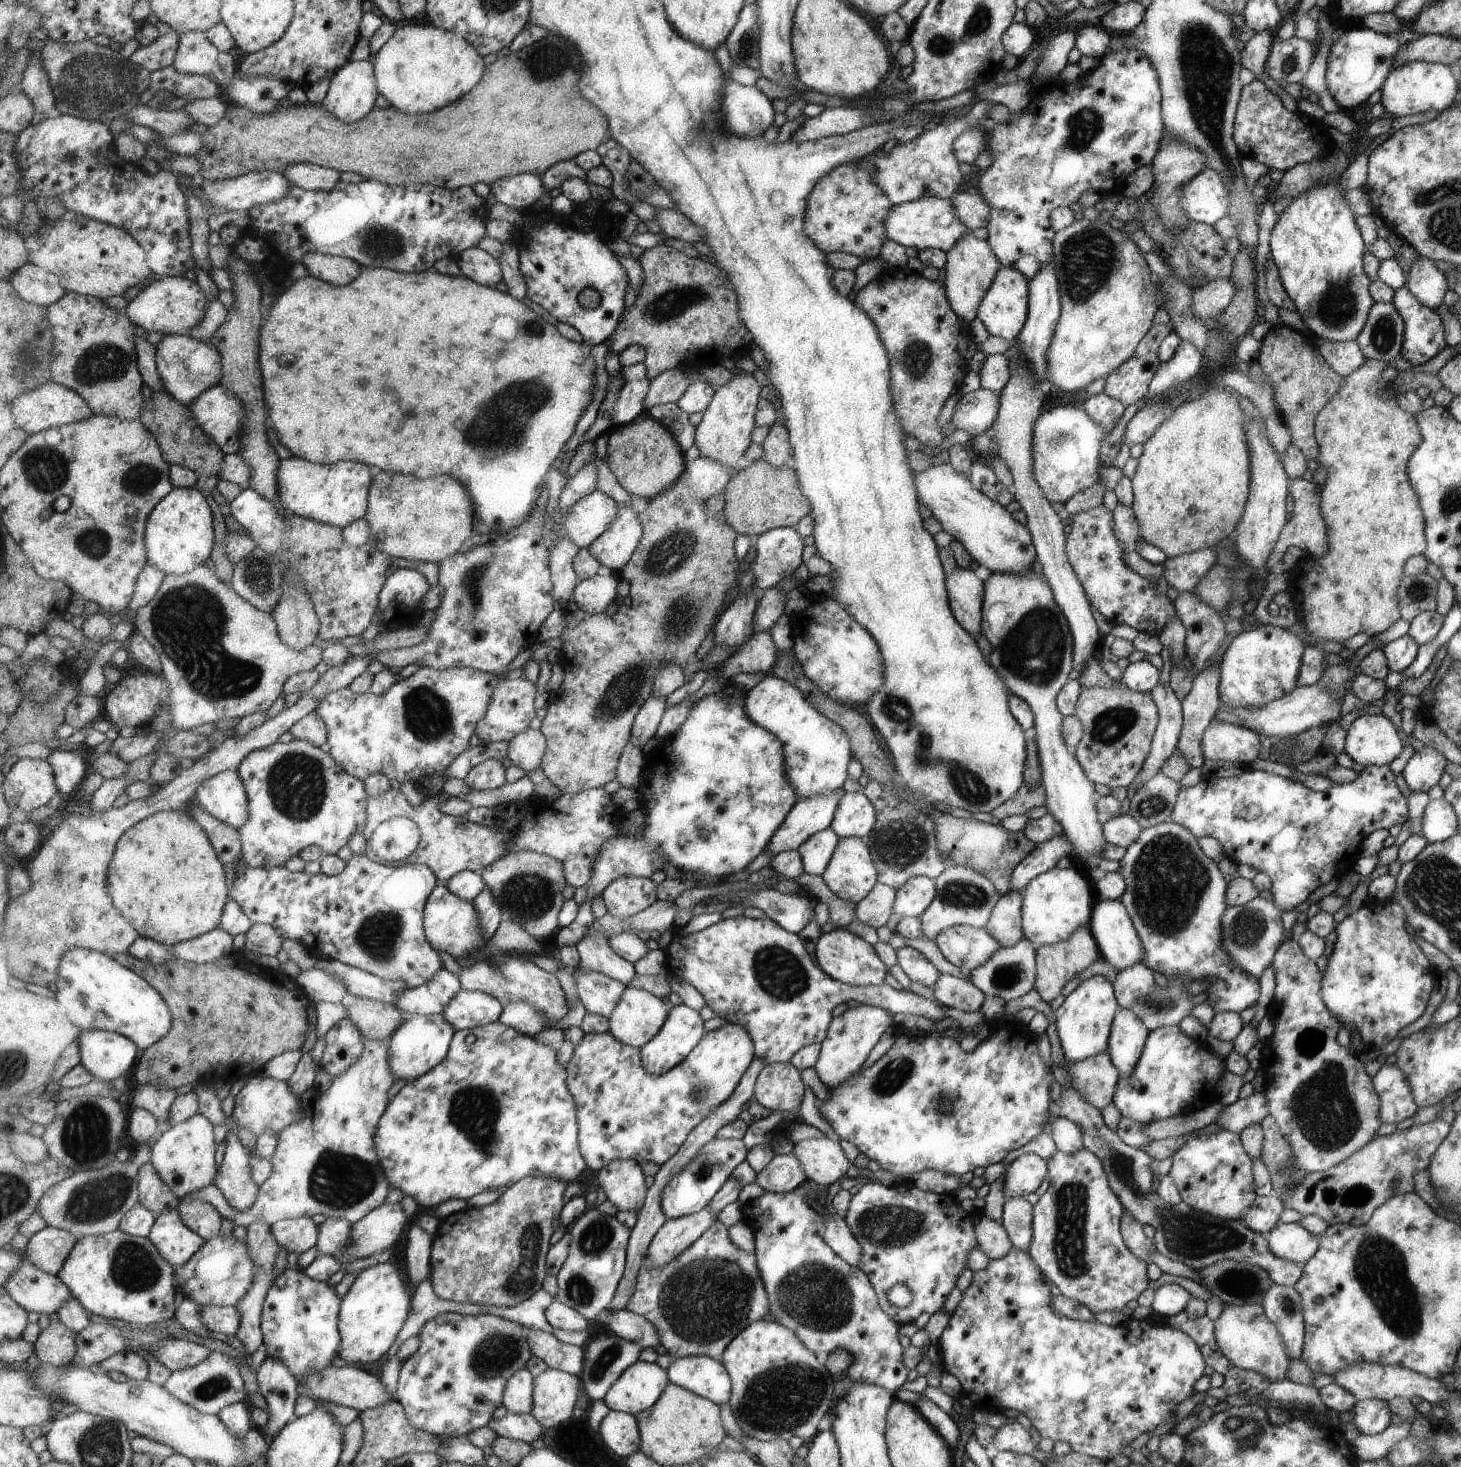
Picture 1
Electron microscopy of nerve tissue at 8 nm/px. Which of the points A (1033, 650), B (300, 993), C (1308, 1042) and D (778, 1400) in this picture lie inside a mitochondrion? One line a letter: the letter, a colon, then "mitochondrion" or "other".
A: mitochondrion
B: other
C: mitochondrion
D: mitochondrion

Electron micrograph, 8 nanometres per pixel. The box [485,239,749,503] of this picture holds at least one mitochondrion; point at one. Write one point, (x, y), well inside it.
(678, 300)

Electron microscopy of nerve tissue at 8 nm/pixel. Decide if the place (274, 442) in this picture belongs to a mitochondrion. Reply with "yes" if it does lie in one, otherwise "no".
no

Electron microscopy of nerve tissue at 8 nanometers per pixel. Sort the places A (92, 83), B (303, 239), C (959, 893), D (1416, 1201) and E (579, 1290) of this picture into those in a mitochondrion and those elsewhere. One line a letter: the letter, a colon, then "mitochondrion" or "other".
A: mitochondrion
B: other
C: mitochondrion
D: other
E: mitochondrion

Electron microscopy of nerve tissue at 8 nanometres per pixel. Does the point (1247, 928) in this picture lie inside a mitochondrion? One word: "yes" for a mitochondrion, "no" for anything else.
yes

